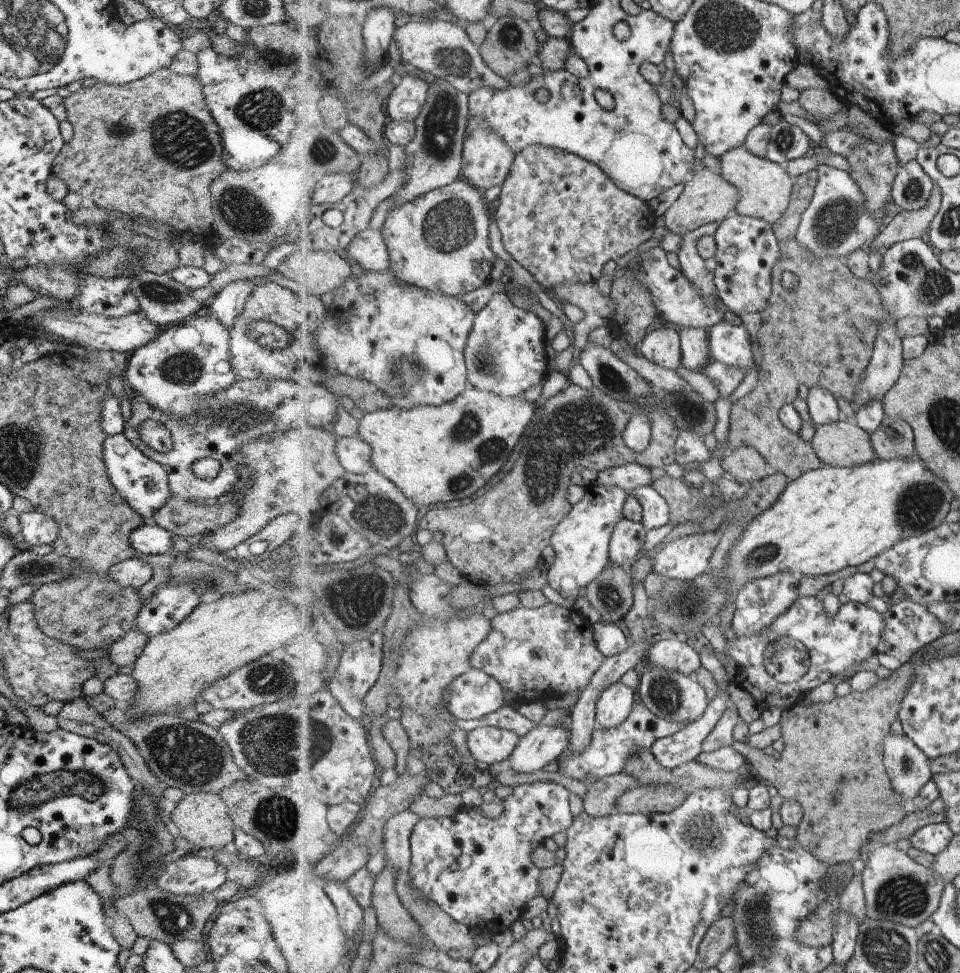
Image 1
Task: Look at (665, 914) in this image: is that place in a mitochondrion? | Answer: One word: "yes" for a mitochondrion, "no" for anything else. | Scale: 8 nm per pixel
yes

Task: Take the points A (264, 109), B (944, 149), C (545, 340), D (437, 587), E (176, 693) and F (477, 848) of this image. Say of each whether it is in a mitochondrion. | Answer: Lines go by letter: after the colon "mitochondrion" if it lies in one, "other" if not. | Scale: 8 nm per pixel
A: mitochondrion
B: other
C: other
D: other
E: other
F: other

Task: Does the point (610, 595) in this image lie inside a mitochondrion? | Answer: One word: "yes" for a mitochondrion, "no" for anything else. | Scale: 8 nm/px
yes

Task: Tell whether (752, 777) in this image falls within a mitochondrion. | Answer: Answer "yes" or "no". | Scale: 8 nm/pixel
no

